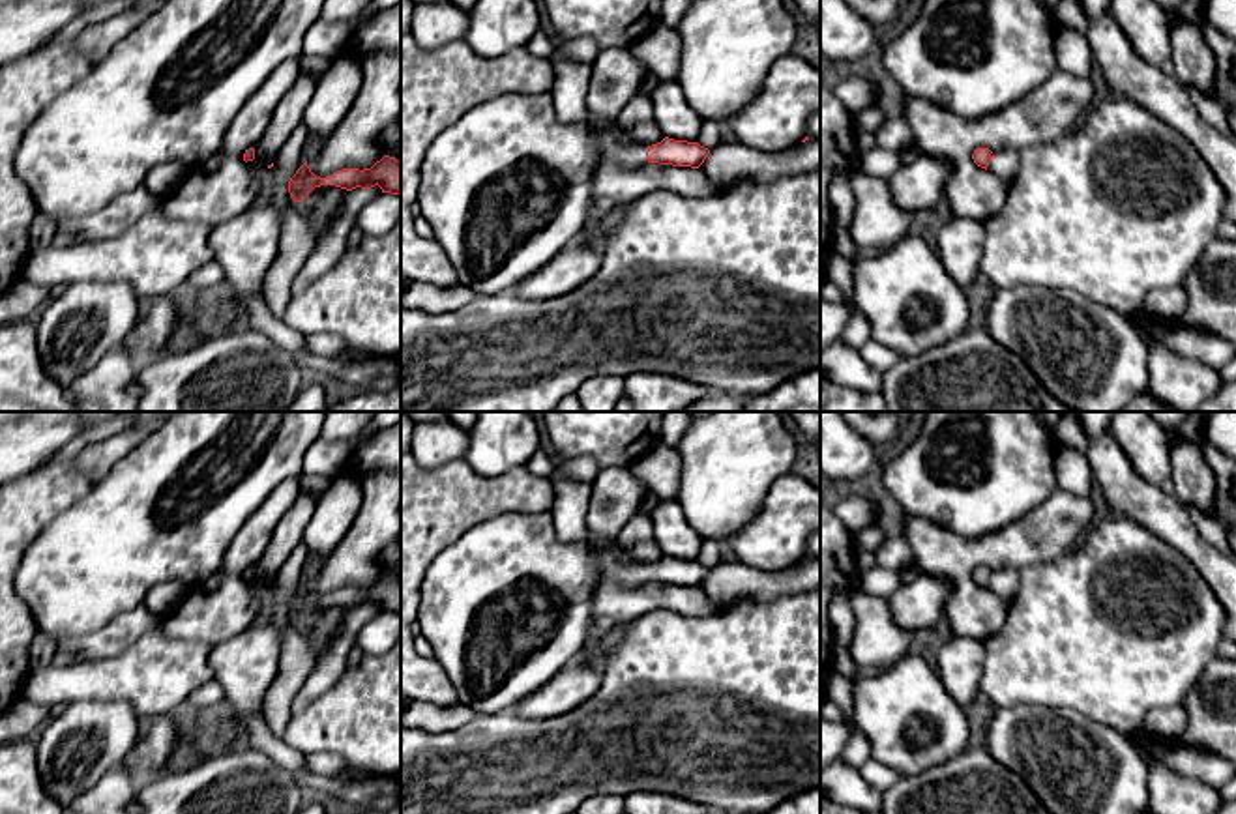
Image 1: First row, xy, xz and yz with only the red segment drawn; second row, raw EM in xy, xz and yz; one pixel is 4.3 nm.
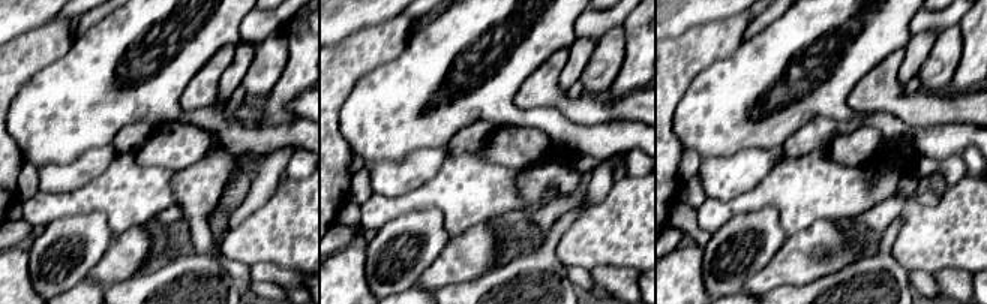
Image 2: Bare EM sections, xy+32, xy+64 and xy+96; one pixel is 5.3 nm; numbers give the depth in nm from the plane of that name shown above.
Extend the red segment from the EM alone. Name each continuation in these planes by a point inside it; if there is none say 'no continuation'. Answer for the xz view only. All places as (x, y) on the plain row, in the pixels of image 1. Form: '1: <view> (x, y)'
1: xz (508, 605)

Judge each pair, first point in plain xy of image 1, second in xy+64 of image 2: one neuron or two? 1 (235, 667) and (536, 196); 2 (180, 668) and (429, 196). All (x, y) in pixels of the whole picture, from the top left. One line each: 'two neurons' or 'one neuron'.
1: one neuron
2: one neuron

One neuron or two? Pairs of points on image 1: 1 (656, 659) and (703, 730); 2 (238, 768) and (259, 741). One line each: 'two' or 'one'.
1: one
2: two

